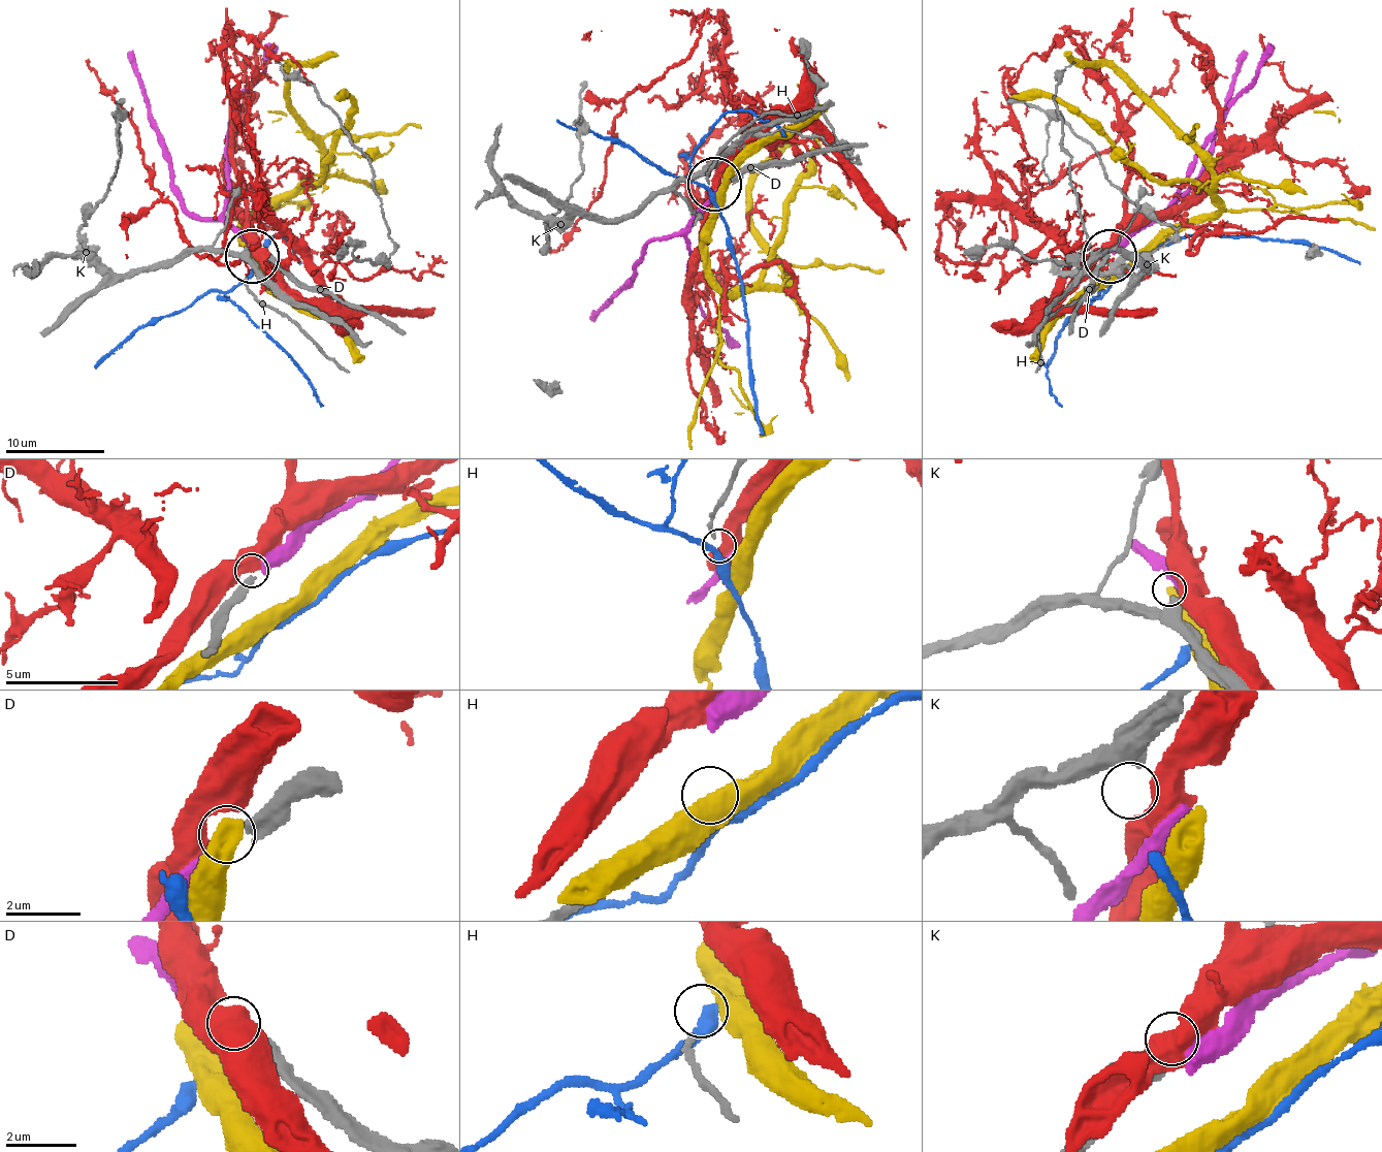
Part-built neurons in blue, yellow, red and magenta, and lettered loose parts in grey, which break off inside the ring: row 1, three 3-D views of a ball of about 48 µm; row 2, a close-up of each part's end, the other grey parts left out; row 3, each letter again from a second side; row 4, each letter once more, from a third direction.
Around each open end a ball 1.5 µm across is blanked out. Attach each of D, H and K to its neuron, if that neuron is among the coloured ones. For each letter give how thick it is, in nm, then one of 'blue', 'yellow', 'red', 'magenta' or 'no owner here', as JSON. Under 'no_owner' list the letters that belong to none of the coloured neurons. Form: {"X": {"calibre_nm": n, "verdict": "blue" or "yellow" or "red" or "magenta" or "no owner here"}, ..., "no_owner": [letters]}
{"D": {"calibre_nm": 360, "verdict": "magenta"}, "H": {"calibre_nm": 160, "verdict": "blue"}, "K": {"calibre_nm": 400, "verdict": "no owner here"}, "no_owner": ["K"]}

